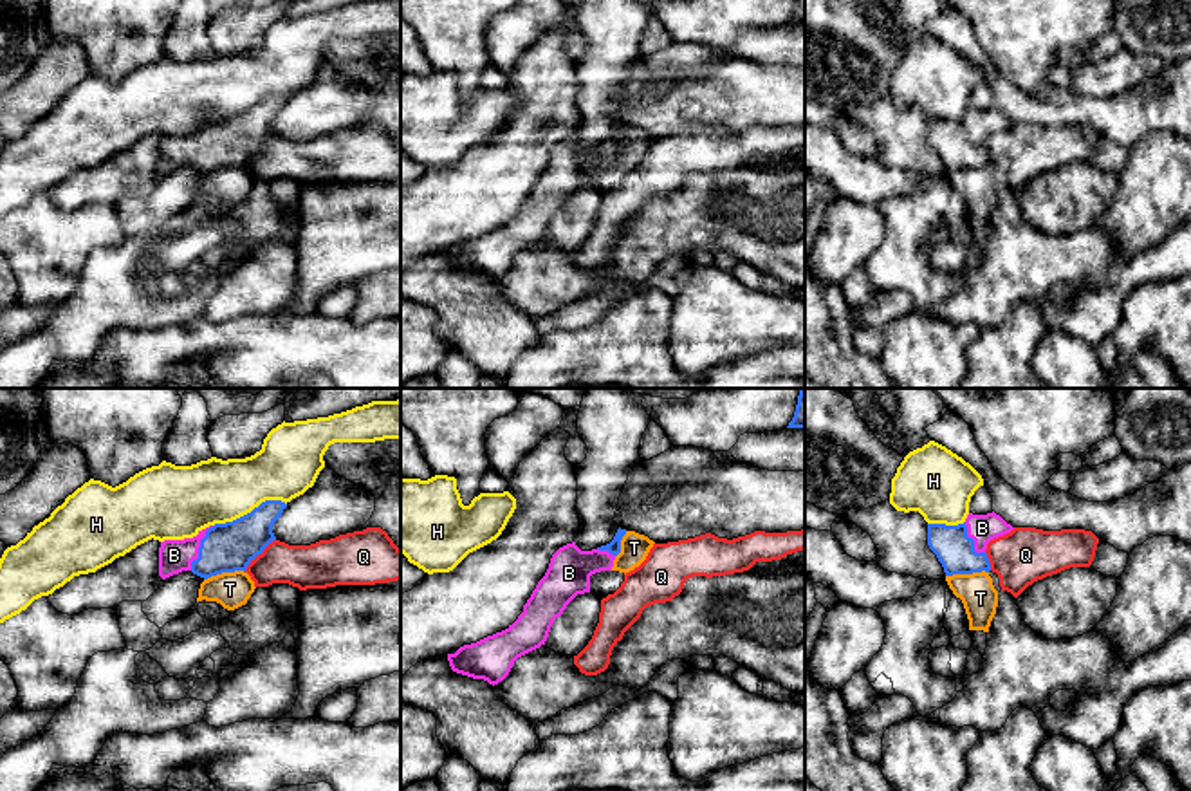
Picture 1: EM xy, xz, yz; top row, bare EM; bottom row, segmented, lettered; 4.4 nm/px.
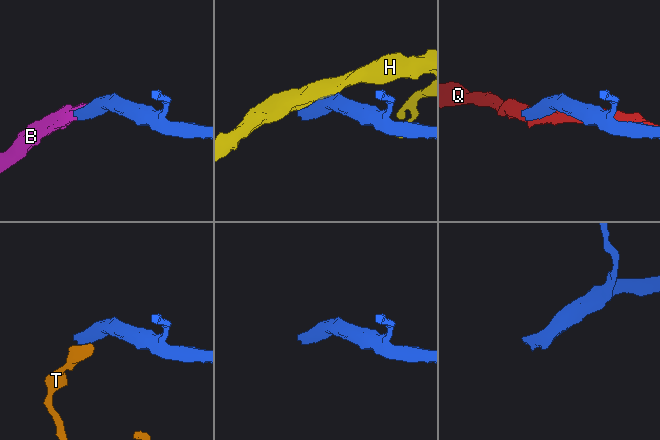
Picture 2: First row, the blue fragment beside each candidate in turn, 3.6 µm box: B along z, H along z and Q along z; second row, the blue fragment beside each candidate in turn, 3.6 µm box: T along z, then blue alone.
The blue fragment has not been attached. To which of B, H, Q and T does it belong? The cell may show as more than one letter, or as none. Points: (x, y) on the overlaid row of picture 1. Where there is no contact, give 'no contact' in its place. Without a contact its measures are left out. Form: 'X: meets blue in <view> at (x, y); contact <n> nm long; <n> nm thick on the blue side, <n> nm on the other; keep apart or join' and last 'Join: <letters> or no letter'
B: meets blue in xy at (199, 548); contact 220 nm long; 220 nm thick on the blue side, 140 nm on the other; join
H: meets blue in xy at (251, 511); contact 340 nm long; 220 nm thick on the blue side, 280 nm on the other; keep apart
Q: meets blue in xy at (258, 553); contact 200 nm long; 220 nm thick on the blue side, 190 nm on the other; keep apart
T: meets blue in yz at (966, 573); contact 190 nm long; 170 nm thick on the blue side, 160 nm on the other; keep apart
Join: B

